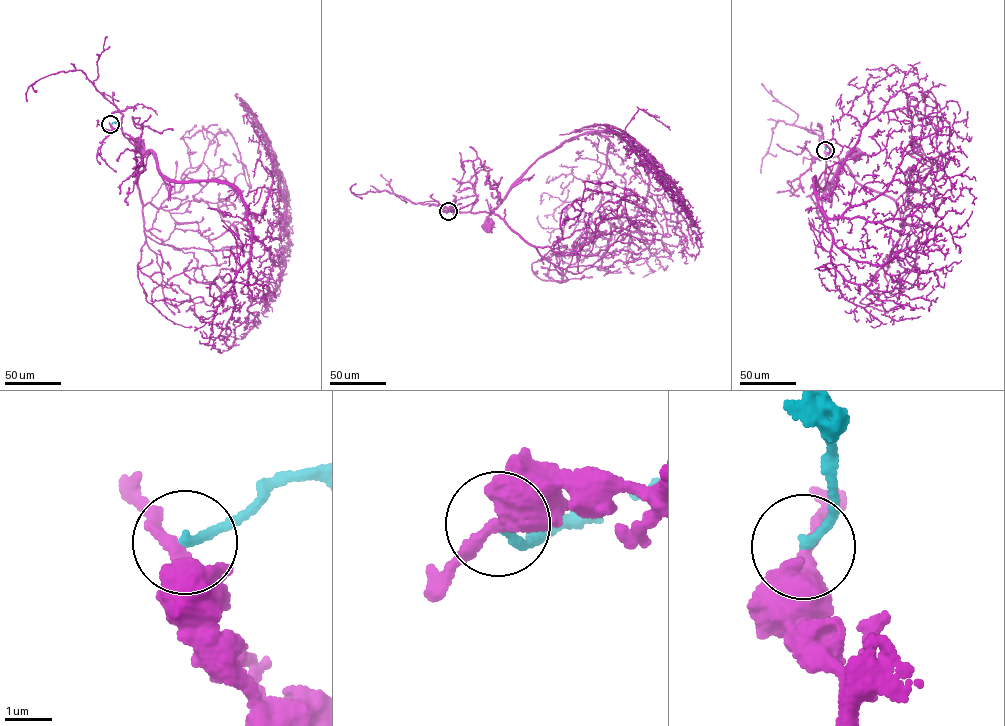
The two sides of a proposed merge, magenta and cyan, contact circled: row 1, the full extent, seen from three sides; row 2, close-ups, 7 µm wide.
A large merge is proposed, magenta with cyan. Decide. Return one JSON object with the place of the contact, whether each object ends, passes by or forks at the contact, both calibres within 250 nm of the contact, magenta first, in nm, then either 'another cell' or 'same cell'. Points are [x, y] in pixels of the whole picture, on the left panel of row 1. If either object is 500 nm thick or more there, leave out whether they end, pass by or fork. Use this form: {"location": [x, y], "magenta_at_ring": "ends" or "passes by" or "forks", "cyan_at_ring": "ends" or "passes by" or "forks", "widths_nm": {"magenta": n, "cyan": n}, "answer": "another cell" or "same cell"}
{"location": [110, 124], "magenta_at_ring": "passes by", "cyan_at_ring": "ends", "widths_nm": {"magenta": 420, "cyan": 180}, "answer": "another cell"}

